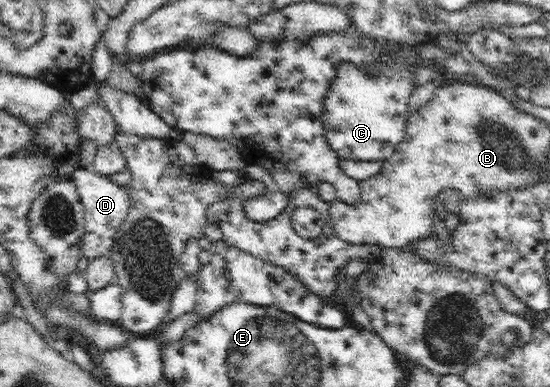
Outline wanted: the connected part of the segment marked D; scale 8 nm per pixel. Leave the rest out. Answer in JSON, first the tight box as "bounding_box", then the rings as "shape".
{"bounding_box":[71,169,130,262],"shape":[[[76,169],[72,172],[71,178],[76,183],[76,188],[85,210],[85,234],[82,236],[80,244],[82,255],[88,257],[88,262],[102,255],[110,255],[113,248],[114,235],[118,232],[128,214],[128,210],[130,210],[130,193],[128,193],[128,189],[120,184],[116,184],[110,177],[99,175],[95,170],[90,169]]]}

